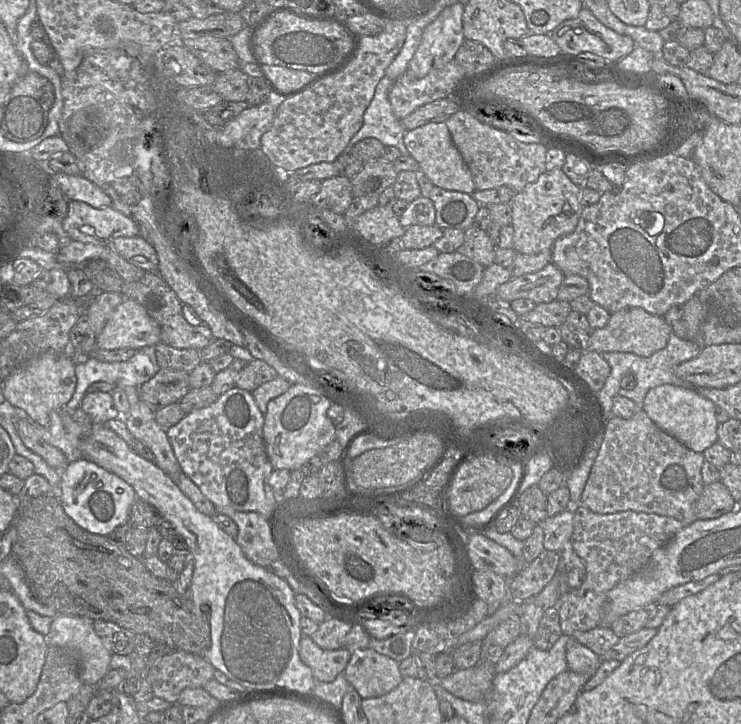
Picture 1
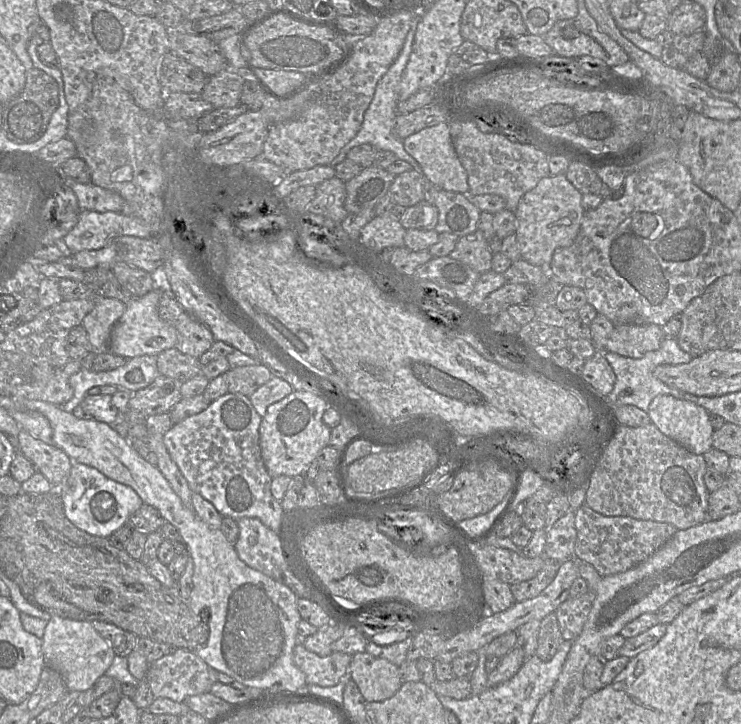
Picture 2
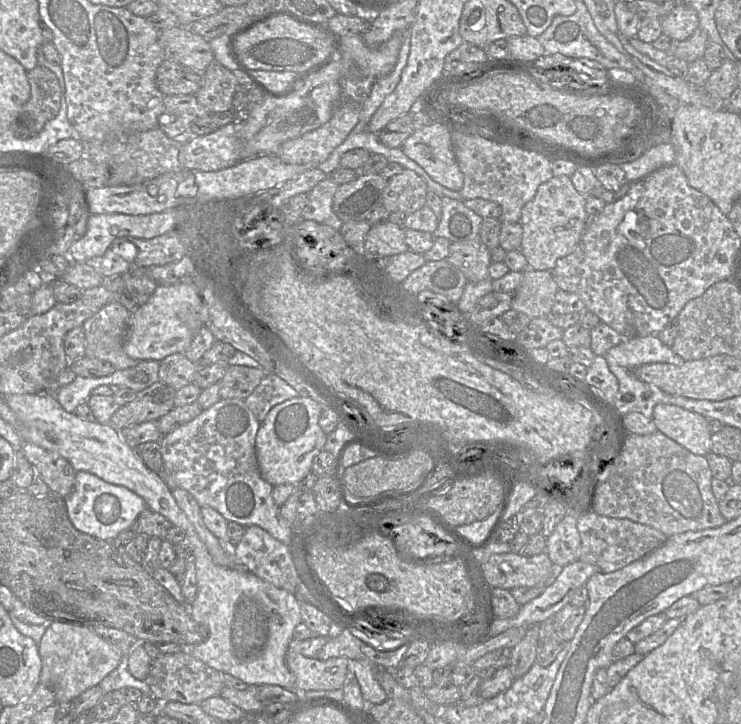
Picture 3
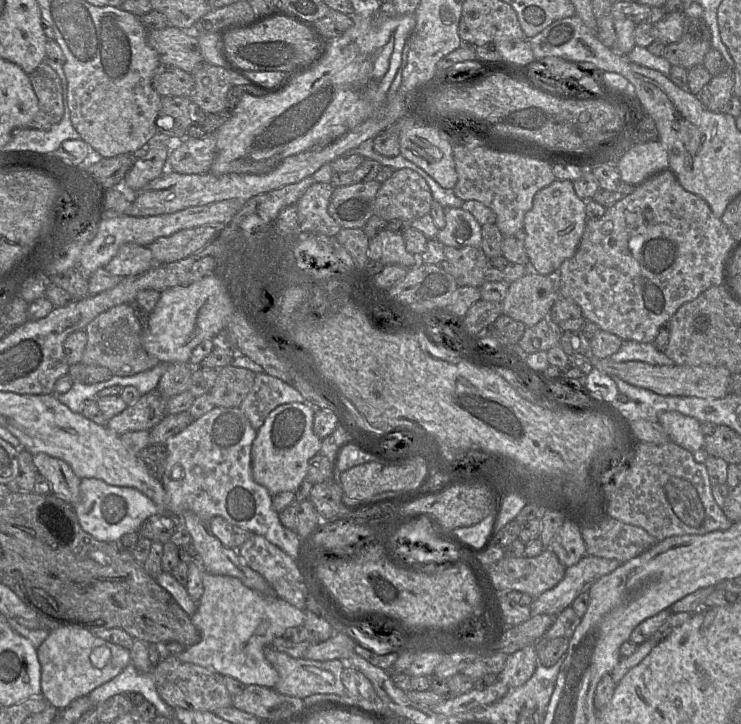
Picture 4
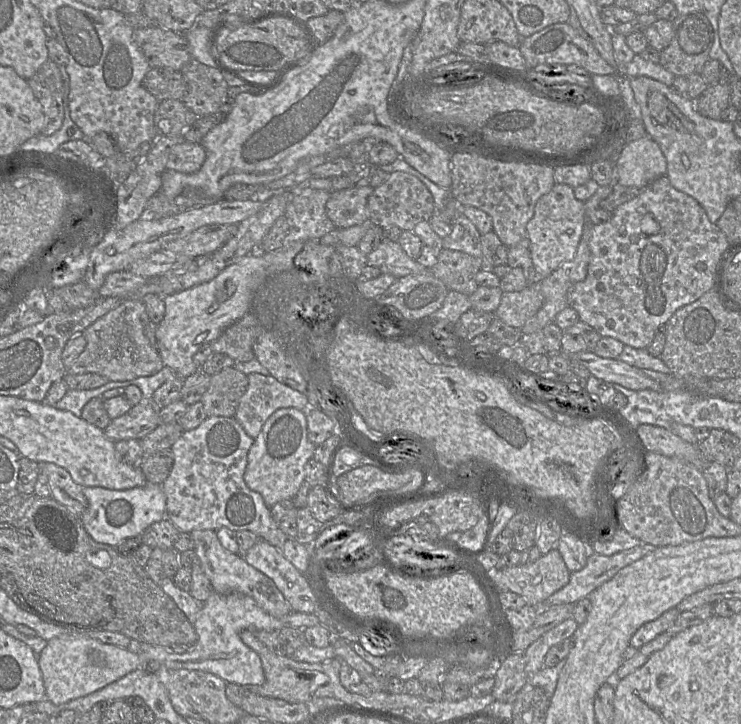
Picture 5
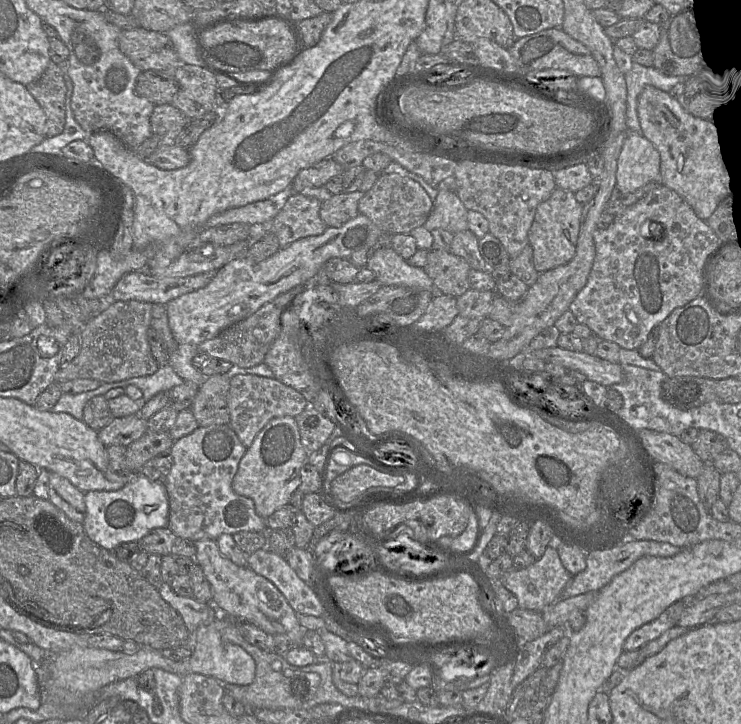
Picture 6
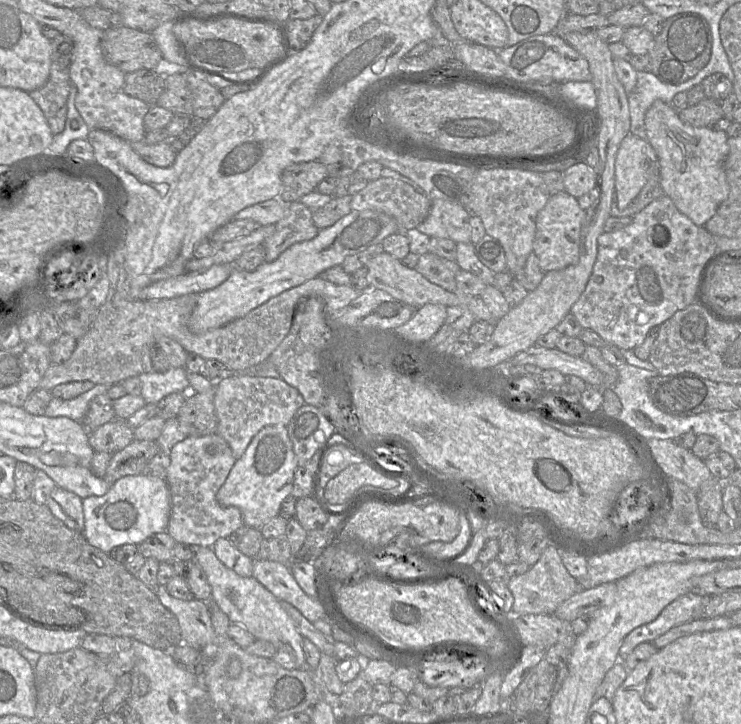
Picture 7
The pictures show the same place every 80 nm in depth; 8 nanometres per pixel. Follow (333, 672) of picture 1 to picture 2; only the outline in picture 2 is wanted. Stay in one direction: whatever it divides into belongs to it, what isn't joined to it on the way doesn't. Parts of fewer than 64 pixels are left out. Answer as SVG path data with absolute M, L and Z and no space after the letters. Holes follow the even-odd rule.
M297 643L293 650L295 665L305 674L306 684L322 687L335 686L346 673L352 655L344 652L332 652L319 656Z

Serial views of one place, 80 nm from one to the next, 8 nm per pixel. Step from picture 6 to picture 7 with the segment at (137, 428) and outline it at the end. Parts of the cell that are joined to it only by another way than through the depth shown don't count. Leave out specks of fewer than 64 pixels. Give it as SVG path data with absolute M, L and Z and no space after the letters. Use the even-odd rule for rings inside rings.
M114 419L89 431L89 444L95 452L115 453L134 440L134 429L125 420Z

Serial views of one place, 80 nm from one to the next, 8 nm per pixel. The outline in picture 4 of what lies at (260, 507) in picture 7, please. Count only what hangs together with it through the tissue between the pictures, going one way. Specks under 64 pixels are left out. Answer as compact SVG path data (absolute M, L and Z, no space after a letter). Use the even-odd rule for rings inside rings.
M292 402L277 406L257 430L251 447L251 472L254 481L264 486L273 497L280 492L295 491L306 478L308 461L319 453L322 440L313 431L314 409L304 402Z

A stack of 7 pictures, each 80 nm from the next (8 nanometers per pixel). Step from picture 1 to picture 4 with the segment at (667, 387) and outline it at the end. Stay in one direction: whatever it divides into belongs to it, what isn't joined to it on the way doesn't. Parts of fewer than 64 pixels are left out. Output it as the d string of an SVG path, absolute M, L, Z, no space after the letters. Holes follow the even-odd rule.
M666 411L659 414L658 423L663 427L670 441L696 456L702 452L705 436L697 419L677 411Z

